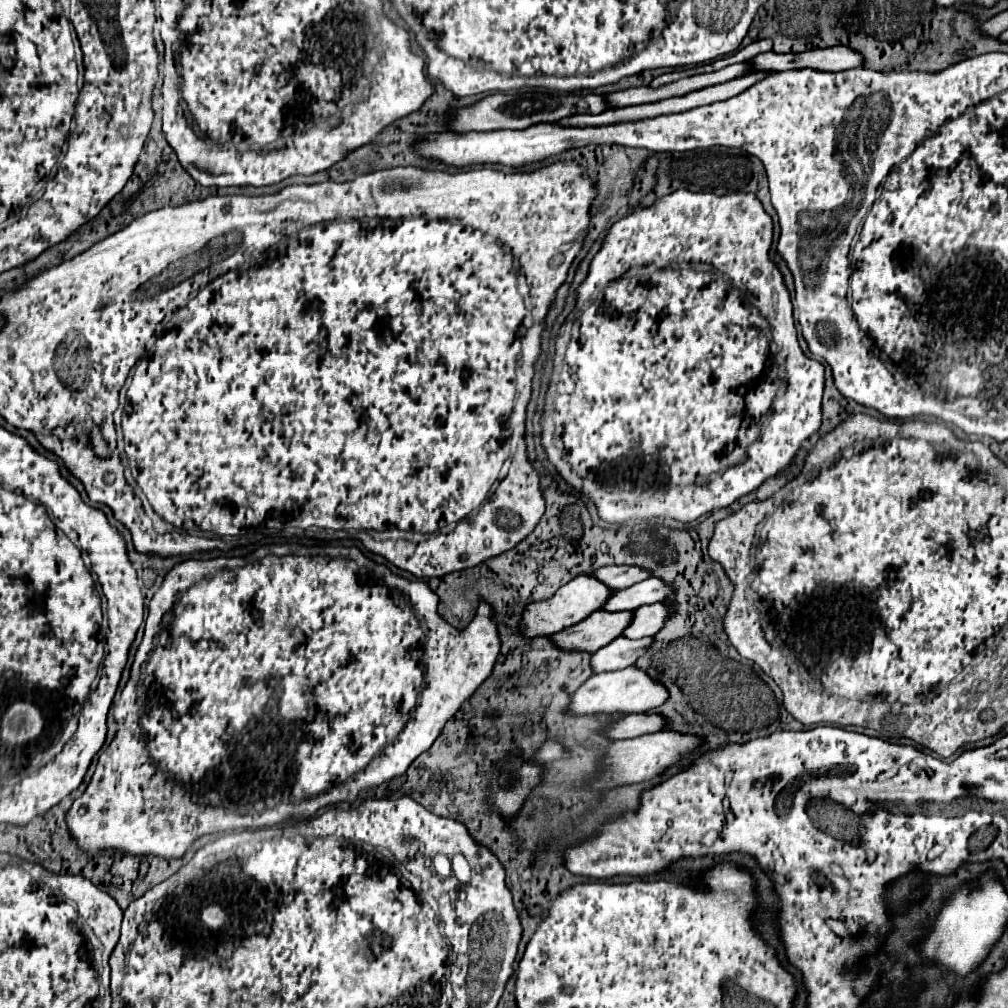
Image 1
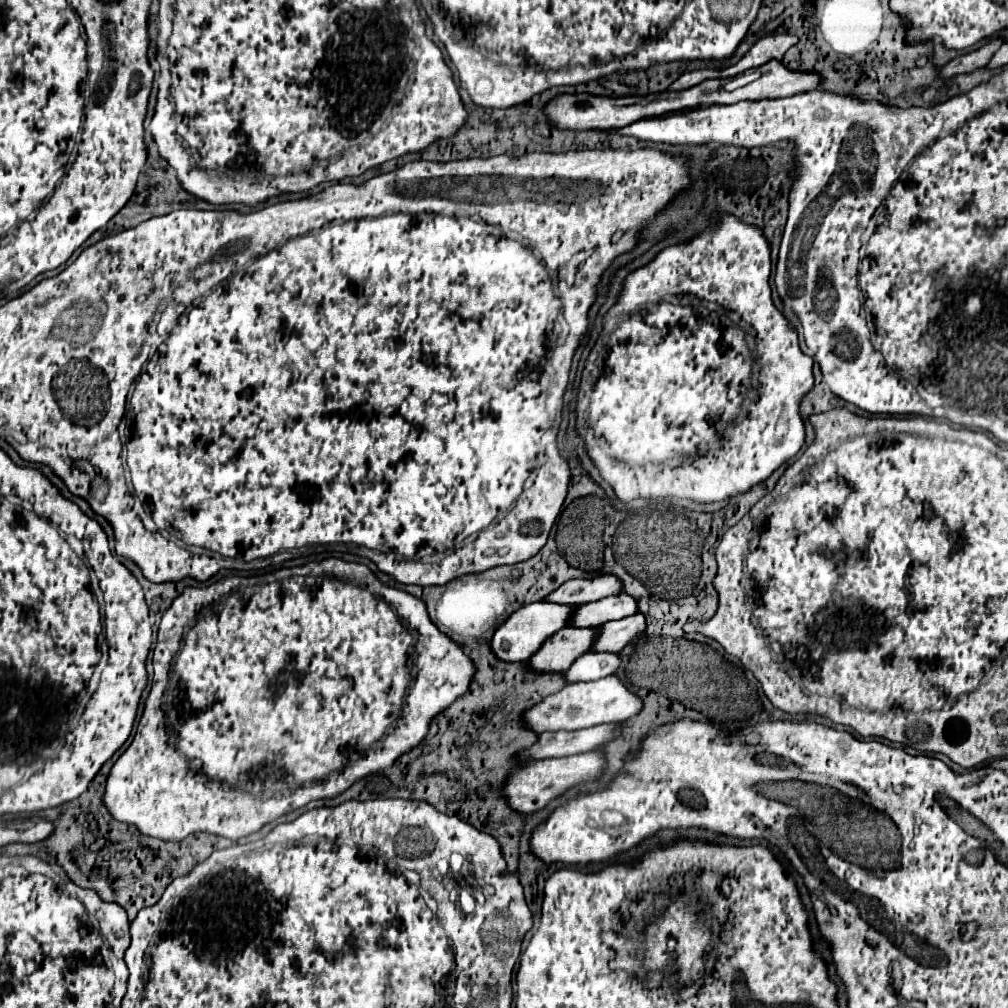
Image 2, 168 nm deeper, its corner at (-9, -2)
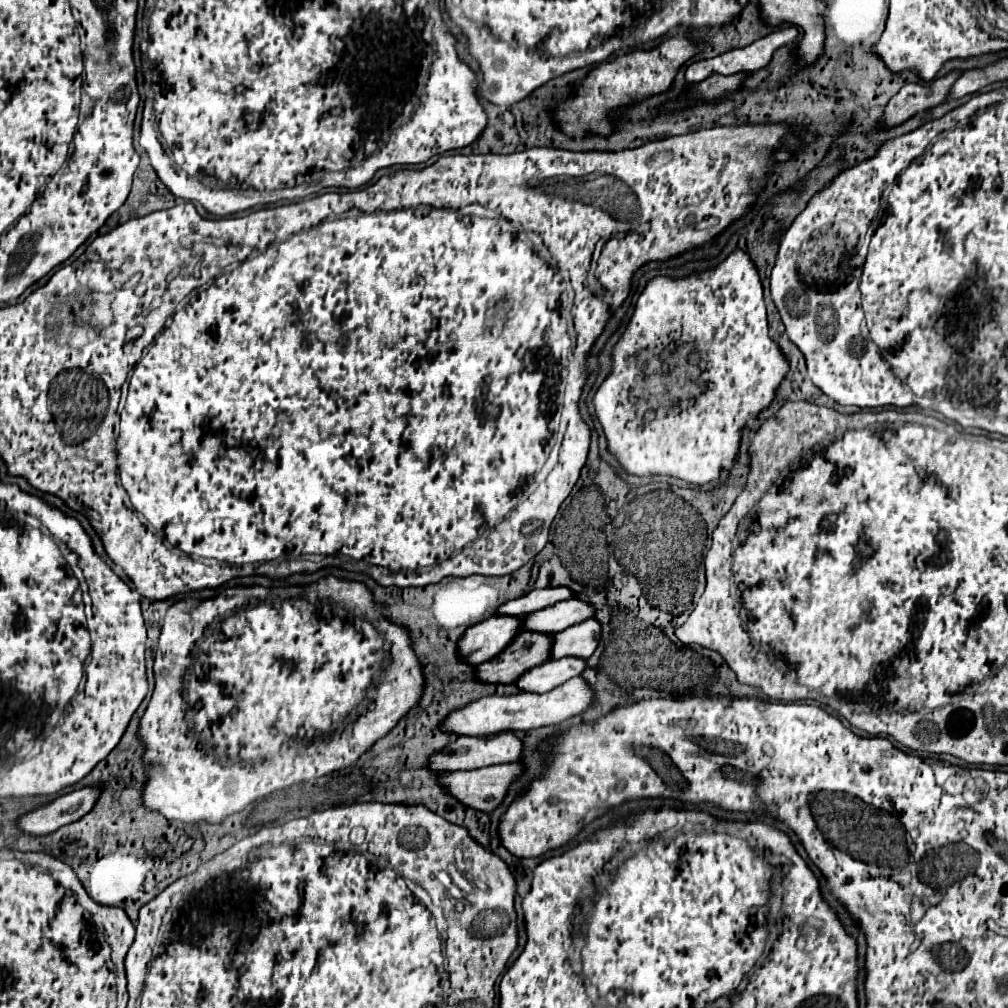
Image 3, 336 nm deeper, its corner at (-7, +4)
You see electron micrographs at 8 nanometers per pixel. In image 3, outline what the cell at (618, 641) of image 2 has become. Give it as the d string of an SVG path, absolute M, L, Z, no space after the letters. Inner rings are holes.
M596 618L570 626L568 630L554 634L552 658L564 658L564 656L590 658L598 648L600 638L602 638L602 624Z

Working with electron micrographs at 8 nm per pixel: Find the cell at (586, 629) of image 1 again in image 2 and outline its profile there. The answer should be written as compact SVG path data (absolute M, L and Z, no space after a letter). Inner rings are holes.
M562 628L560 632L552 634L532 658L528 658L528 668L540 674L564 672L574 658L590 650L594 634L596 628Z

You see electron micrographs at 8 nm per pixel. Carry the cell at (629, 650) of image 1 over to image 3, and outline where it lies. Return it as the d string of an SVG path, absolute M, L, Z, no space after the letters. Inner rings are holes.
M558 658L556 662L548 660L542 666L528 670L516 684L520 690L542 694L564 684L564 680L580 676L584 672L584 666L588 666L584 658Z

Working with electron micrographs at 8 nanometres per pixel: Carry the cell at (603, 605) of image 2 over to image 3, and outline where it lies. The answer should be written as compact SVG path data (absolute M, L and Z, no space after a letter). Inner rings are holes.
M572 598L572 600L564 600L554 606L528 614L524 618L524 630L558 634L560 630L566 630L568 626L574 626L576 622L594 618L594 614L596 614L596 608L592 602Z

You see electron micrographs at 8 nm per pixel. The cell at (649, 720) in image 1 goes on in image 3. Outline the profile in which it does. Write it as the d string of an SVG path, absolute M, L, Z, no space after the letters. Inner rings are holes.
M502 732L492 738L470 738L458 736L456 742L450 742L446 750L436 754L430 762L432 770L474 770L492 764L516 762L524 750L522 740L512 732Z

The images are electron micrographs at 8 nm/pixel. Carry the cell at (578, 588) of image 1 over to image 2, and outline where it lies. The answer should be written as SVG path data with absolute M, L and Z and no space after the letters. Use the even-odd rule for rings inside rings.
M550 602L528 604L528 606L520 608L520 610L516 610L514 614L510 614L496 628L496 632L494 632L492 640L490 640L490 648L492 648L492 652L496 654L498 660L524 662L540 648L540 644L544 644L546 638L550 638L554 632L558 632L560 628L566 626L572 610L574 610L574 606L566 606L566 604L550 604Z

